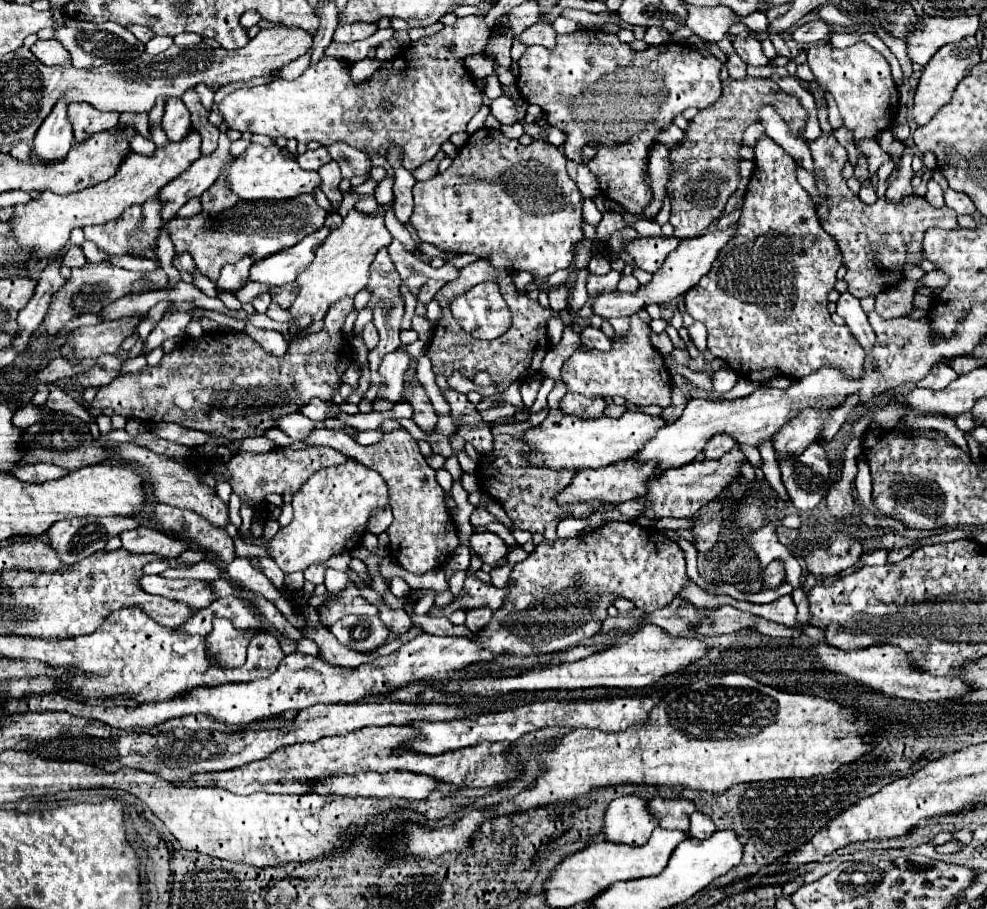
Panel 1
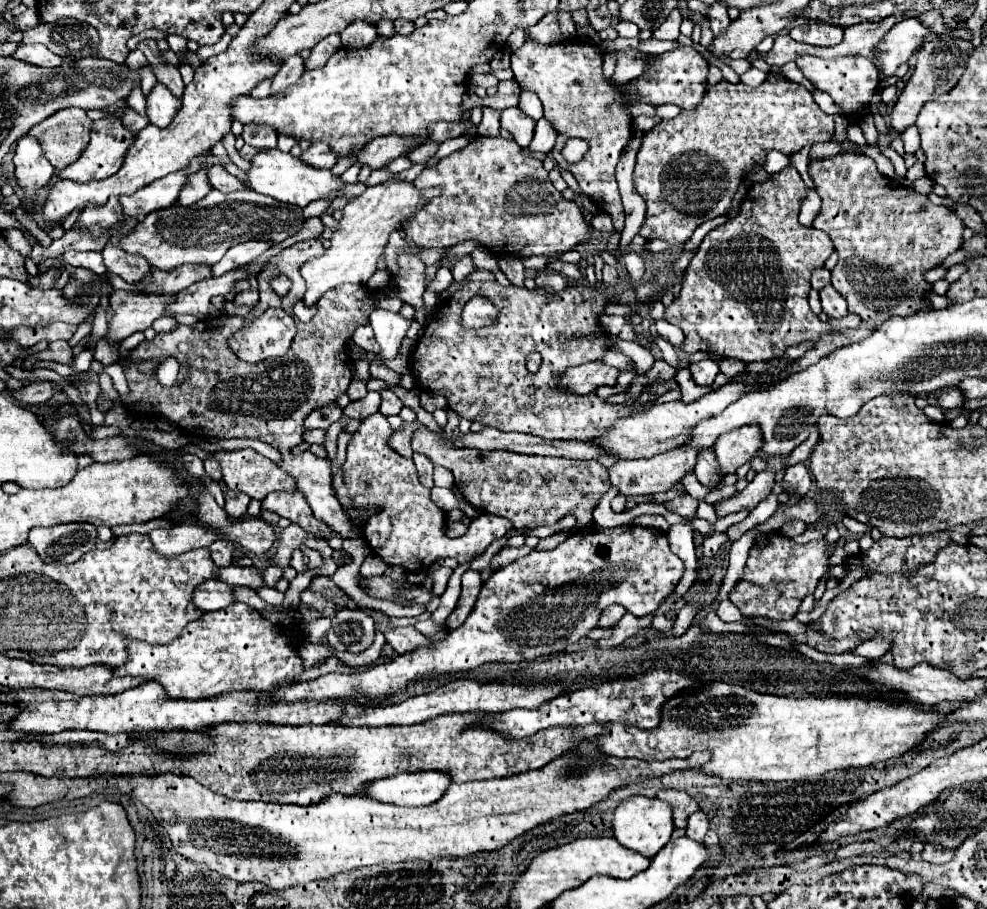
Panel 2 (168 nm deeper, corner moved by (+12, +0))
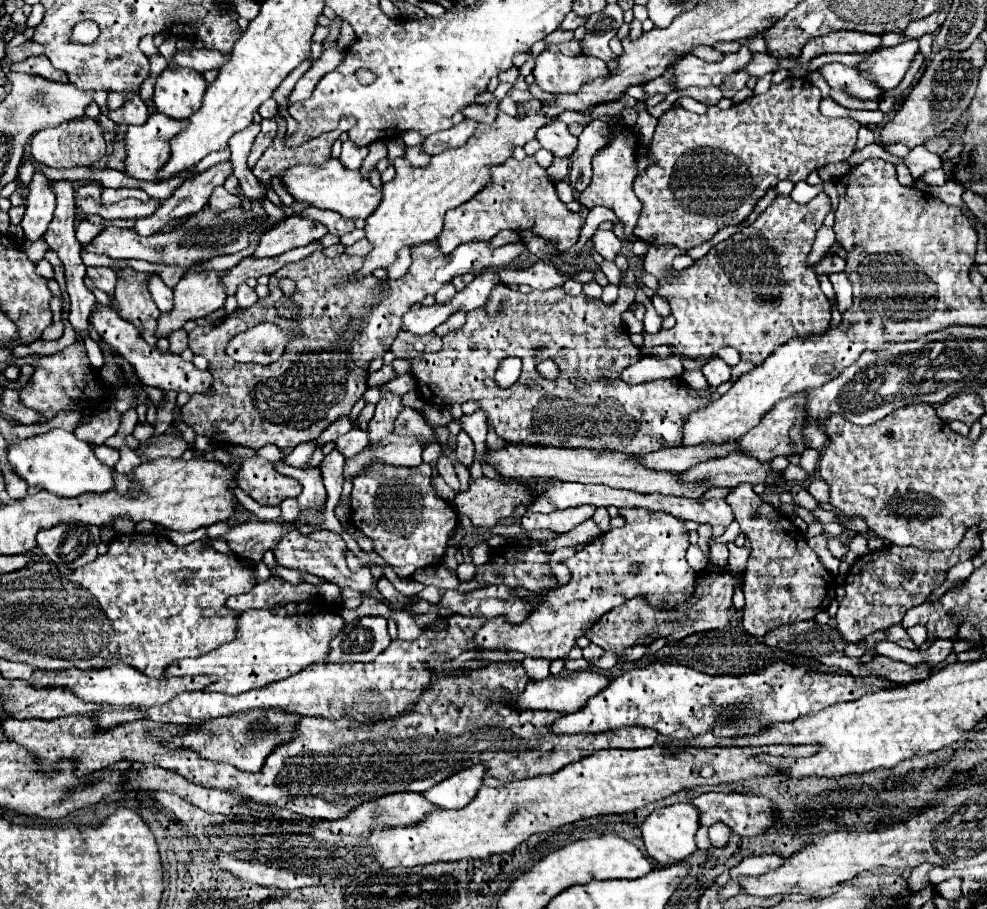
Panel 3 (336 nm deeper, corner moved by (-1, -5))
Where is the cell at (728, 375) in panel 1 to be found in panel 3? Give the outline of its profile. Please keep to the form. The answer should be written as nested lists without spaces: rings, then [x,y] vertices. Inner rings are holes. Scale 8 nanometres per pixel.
[[[715,356],[715,358],[711,358],[711,360],[703,366],[703,374],[705,374],[709,386],[717,388],[719,384],[729,382],[729,378],[731,378],[731,368],[729,368],[721,358]]]

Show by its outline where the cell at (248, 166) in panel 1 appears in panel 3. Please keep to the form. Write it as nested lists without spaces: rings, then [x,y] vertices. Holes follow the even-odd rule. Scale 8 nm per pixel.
[[[333,158],[319,166],[299,164],[287,168],[281,180],[295,202],[305,202],[321,210],[333,210],[345,218],[367,218],[379,206],[381,200],[381,190],[373,188],[369,180],[363,180],[359,170],[347,170],[343,168],[343,164],[339,164],[339,160]]]

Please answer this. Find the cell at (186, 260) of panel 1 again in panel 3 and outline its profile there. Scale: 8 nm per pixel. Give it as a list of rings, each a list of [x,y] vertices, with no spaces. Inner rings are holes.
[[[35,170],[33,180],[29,184],[27,200],[25,200],[25,216],[21,220],[25,238],[31,242],[39,240],[53,220],[53,212],[55,212],[53,186],[55,186],[55,180],[47,178],[41,170]]]

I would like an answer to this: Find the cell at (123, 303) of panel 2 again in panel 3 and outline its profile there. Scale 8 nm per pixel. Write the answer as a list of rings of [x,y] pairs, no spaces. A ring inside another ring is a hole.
[[[207,270],[199,274],[187,274],[173,288],[173,310],[157,318],[157,338],[165,338],[171,332],[183,328],[187,320],[203,318],[225,304],[223,284],[219,284],[219,272]]]

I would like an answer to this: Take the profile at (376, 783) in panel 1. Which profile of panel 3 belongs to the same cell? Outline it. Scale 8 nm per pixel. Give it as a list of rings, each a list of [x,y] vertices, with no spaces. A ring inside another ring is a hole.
[[[467,768],[455,776],[421,792],[425,800],[439,808],[463,808],[475,798],[475,792],[483,784],[483,768]]]

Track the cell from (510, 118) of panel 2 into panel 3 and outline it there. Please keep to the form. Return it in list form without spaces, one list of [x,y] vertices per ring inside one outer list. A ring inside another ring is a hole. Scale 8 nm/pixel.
[[[549,122],[545,126],[541,126],[535,134],[535,138],[539,140],[539,144],[547,150],[551,150],[555,156],[565,158],[571,156],[573,150],[577,148],[577,138],[569,134],[567,126],[563,122]]]

